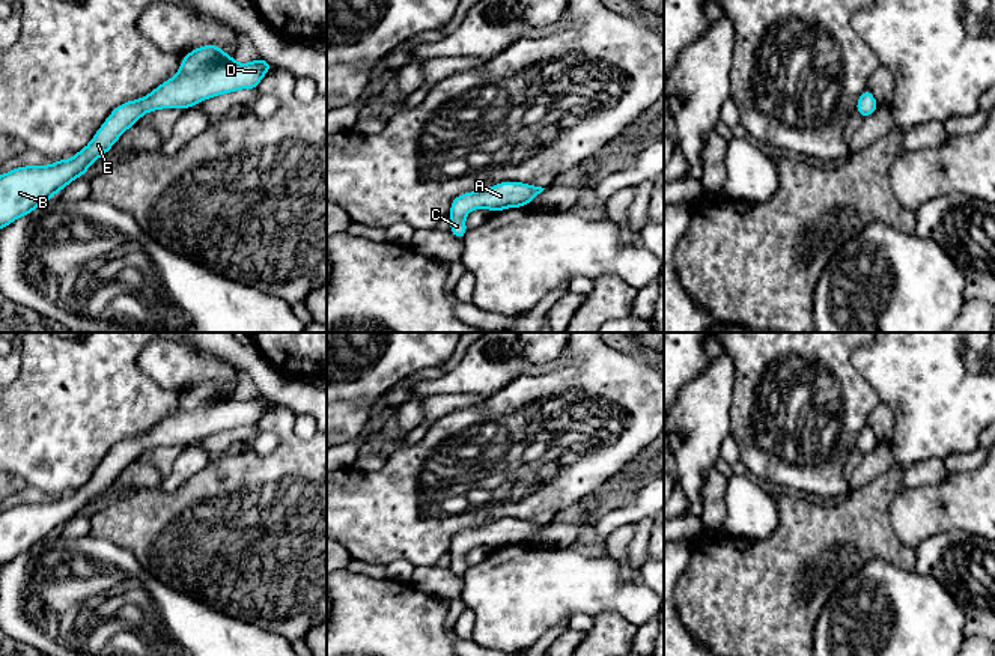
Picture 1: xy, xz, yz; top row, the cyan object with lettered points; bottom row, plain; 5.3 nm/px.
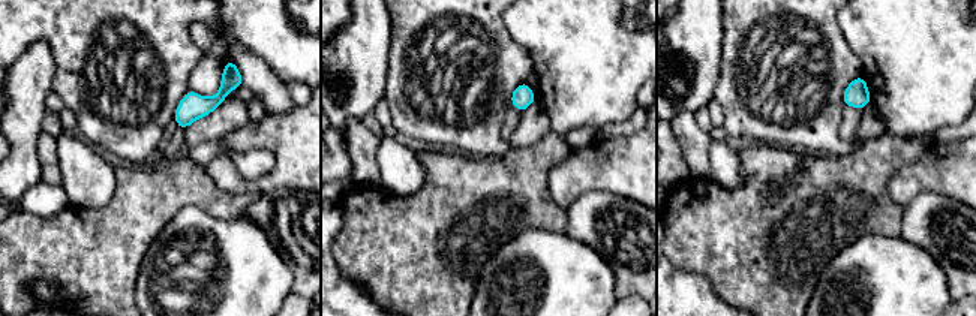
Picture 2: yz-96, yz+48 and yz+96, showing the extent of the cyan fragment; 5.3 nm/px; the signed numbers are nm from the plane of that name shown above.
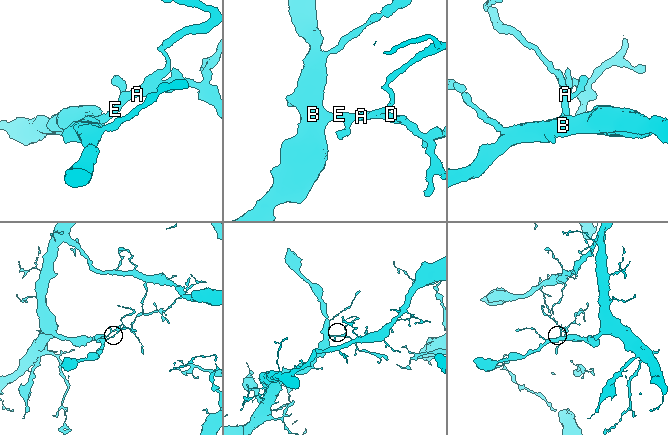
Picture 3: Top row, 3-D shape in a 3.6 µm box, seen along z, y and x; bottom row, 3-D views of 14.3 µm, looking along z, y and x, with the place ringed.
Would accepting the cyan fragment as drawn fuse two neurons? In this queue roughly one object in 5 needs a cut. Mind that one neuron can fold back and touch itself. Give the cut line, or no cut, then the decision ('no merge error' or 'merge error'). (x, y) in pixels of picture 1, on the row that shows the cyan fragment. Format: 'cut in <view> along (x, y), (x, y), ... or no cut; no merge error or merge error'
no cut; no merge error

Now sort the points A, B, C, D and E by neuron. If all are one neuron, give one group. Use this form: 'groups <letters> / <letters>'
groups A B C D E

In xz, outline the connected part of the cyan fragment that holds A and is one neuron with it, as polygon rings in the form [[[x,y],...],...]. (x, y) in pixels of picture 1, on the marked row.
[[[507,181],[494,187],[464,193],[453,199],[449,218],[452,221],[450,232],[455,238],[464,239],[467,235],[465,217],[479,208],[486,208],[491,212],[498,212],[507,208],[527,206],[536,199],[545,188]]]

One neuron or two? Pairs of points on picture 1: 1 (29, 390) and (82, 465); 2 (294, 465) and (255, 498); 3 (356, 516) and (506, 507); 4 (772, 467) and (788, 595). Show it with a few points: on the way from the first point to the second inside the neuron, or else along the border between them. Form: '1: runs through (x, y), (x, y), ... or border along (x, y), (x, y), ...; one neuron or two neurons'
1: runs through (47, 408), (54, 416), (54, 438), (63, 447); one neuron
2: runs through (285, 474), (264, 495); one neuron
3: runs through (393, 516), (405, 522), (461, 522), (468, 519); one neuron
4: border along (789, 491), (818, 500); two neurons

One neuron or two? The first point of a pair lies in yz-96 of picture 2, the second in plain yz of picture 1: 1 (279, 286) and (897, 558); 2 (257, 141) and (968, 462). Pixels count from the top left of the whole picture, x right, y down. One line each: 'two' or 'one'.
1: two
2: two

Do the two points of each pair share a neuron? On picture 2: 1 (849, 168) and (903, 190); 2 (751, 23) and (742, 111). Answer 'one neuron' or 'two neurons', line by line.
1: two neurons
2: one neuron

